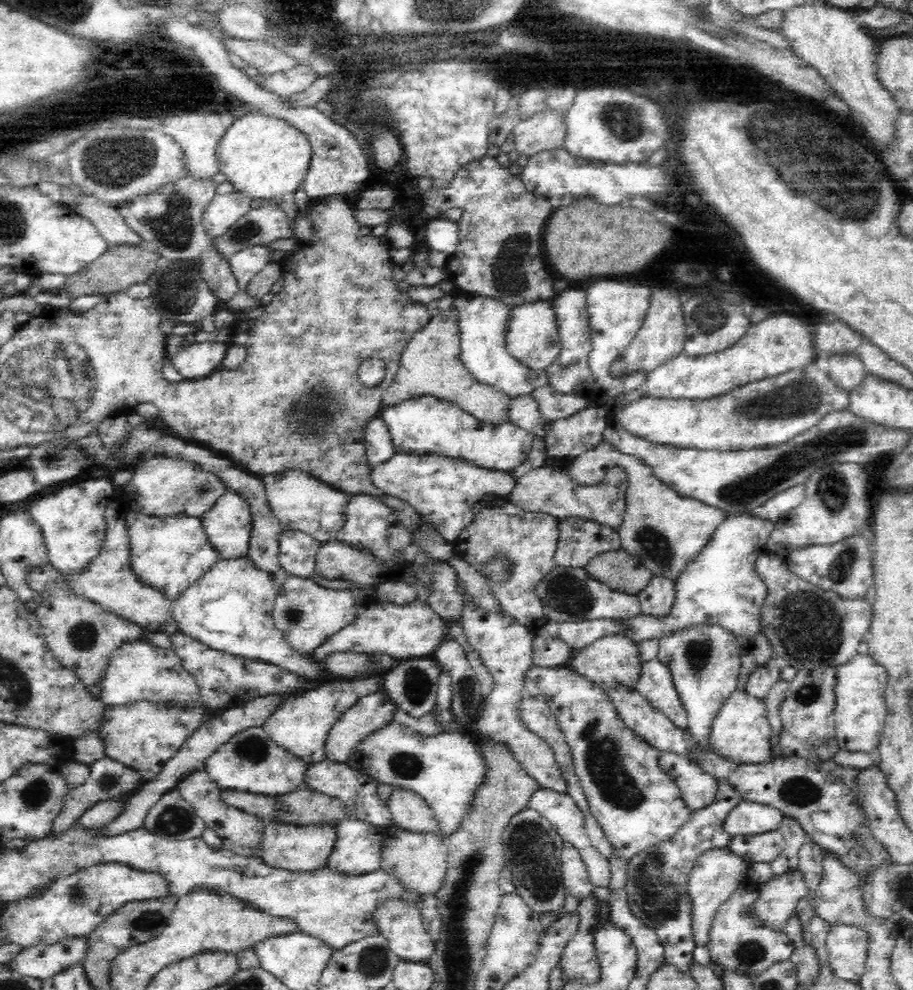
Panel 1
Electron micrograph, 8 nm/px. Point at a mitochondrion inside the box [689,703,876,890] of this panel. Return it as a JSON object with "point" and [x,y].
{"point":[801,791]}

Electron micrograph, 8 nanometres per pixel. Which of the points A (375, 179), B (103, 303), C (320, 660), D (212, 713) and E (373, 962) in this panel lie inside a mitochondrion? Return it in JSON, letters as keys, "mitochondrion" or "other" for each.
{"A":"other","B":"other","C":"other","D":"other","E":"mitochondrion"}

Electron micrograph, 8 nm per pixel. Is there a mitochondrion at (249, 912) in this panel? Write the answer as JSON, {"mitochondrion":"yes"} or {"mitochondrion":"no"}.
{"mitochondrion":"no"}

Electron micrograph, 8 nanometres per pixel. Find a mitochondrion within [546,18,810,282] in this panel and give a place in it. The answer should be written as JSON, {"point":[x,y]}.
{"point":[626,121]}

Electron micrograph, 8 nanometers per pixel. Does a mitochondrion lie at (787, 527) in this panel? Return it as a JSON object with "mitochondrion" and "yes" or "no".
{"mitochondrion":"no"}

